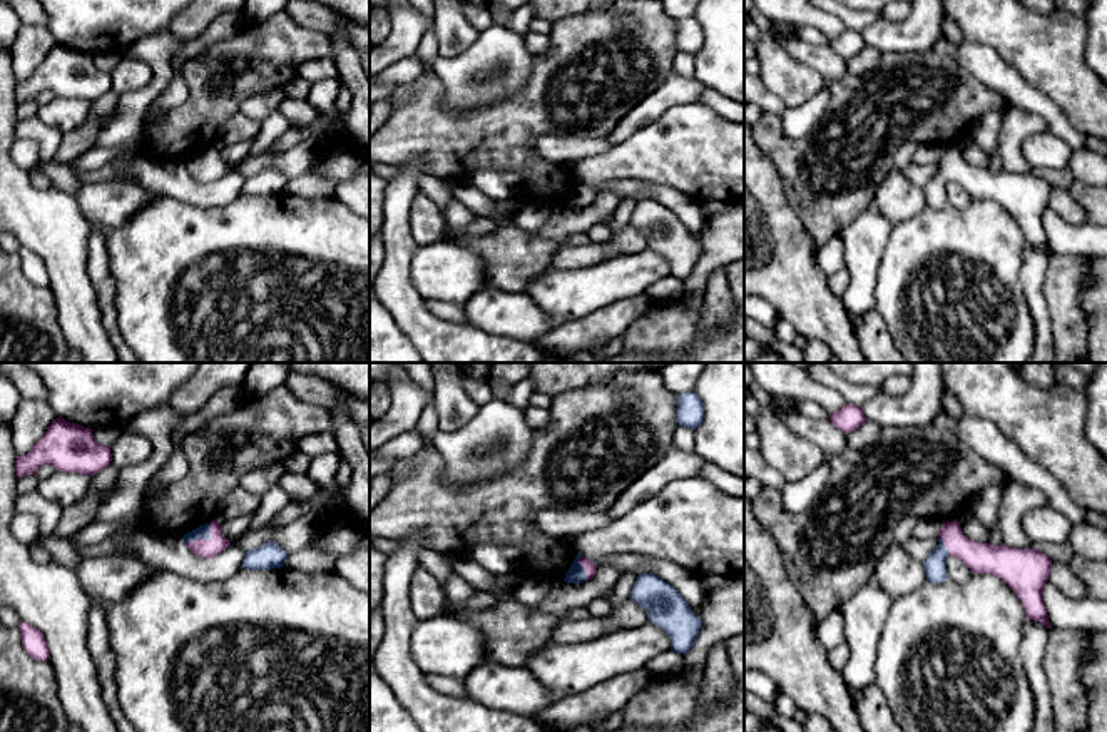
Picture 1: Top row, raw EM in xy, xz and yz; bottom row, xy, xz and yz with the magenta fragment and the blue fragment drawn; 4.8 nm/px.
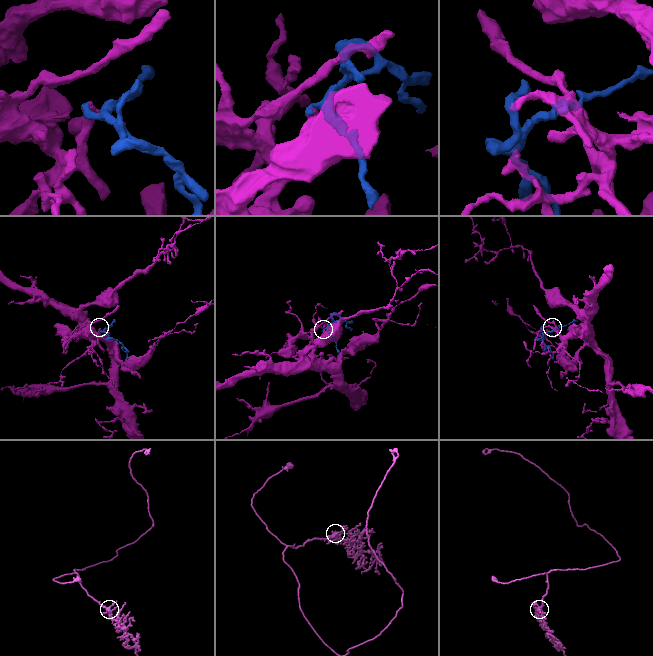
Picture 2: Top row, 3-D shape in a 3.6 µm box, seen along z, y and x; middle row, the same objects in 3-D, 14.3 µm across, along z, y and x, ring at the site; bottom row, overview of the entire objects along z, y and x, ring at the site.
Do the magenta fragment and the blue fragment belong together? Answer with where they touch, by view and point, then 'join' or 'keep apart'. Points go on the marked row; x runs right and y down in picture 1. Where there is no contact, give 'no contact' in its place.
xy (203, 538) | join

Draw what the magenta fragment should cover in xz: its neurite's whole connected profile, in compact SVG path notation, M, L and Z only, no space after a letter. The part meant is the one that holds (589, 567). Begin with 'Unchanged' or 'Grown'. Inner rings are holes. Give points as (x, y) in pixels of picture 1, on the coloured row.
Grown. M580 552L575 557L574 563L570 565L569 572L565 573L564 582L567 583L584 583L592 580L597 572L597 565L585 558Z

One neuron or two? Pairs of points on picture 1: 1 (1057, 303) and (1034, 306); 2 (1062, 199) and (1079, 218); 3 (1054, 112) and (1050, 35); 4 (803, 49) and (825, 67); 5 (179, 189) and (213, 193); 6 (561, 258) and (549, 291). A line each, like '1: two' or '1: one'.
1: two
2: one
3: two
4: one
5: one
6: two

